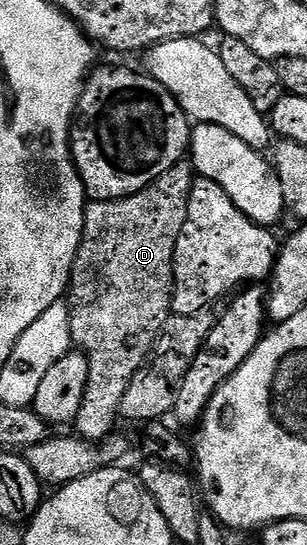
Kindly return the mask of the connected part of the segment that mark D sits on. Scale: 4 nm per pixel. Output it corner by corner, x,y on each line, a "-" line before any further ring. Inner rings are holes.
191,162
176,163
165,175
158,177
146,189
124,199
92,201
84,209
84,232
76,260
72,266
72,281
66,292
72,342
88,356
90,377
86,381
86,397
74,424
81,439
99,441
117,430
122,397
130,389
134,373
148,362
152,348
168,316
173,314
174,249
178,233
186,225
188,194
192,188
194,168

